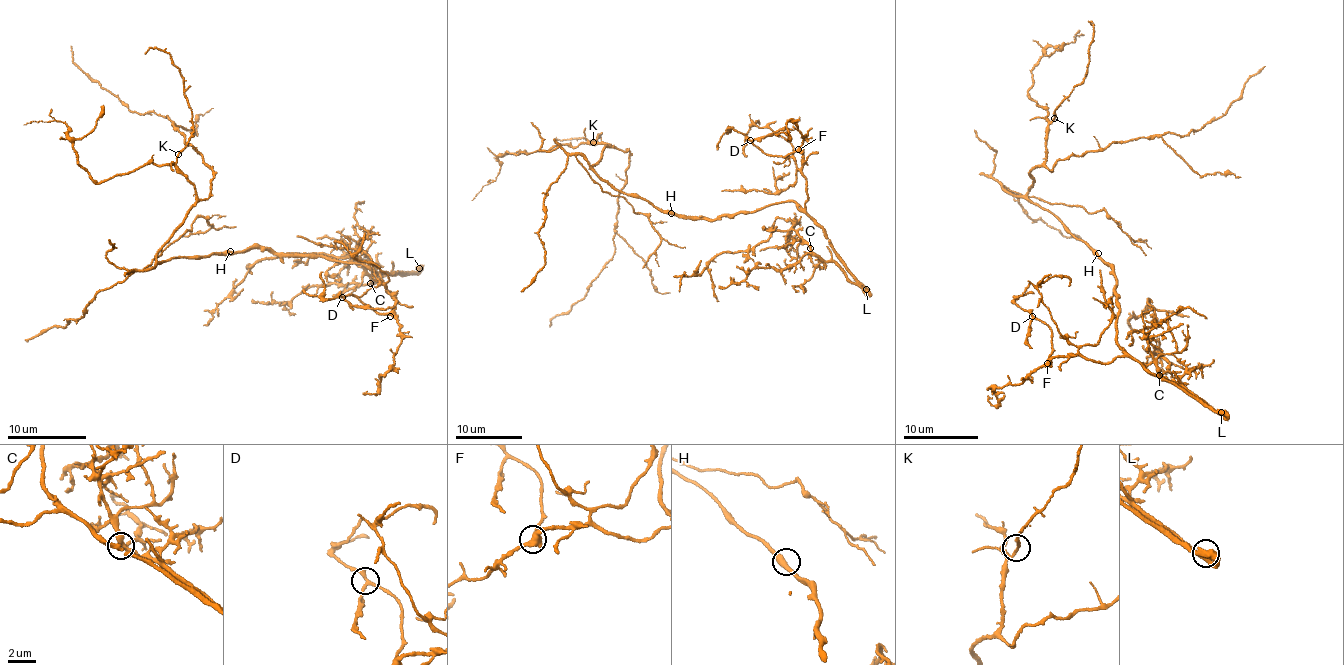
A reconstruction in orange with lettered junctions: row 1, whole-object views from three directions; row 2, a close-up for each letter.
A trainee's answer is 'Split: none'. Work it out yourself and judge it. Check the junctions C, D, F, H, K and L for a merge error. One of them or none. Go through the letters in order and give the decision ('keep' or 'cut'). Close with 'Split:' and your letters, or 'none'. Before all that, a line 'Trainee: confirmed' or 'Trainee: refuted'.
Trainee: confirmed
C: keep
D: keep
F: keep
H: keep
K: keep
L: keep
Split: none

